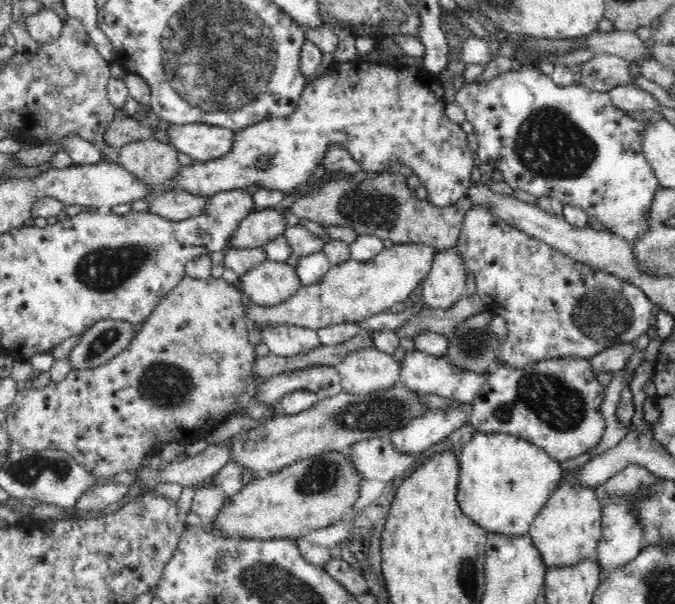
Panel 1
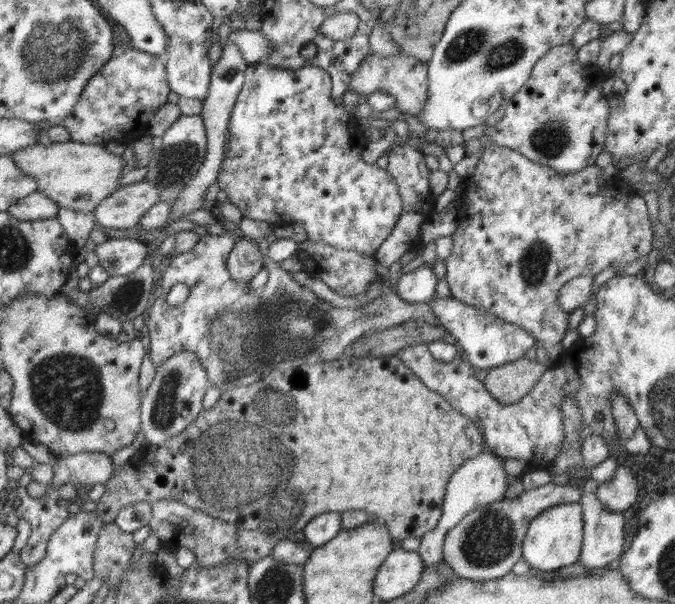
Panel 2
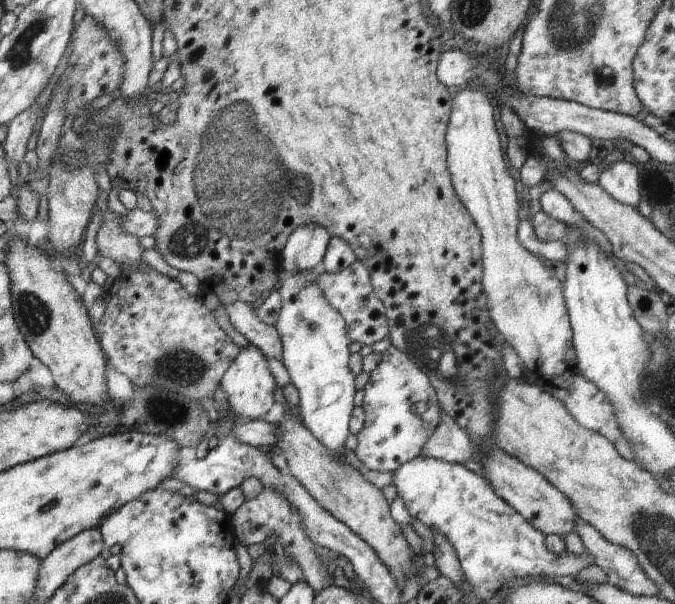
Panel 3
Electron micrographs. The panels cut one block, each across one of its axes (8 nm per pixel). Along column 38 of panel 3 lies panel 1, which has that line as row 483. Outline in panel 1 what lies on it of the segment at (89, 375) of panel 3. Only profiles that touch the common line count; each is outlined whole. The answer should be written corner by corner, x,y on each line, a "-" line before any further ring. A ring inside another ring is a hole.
330,451
317,454
312,458
293,462
276,473
266,473
254,478
244,485
240,492
229,497
219,516
210,523
221,536
246,537
246,539
258,537
260,540
273,538
293,540
303,538
311,530
326,528
338,522
355,508
360,498
360,484
364,481
358,470
354,469
352,457
348,453
349,451

